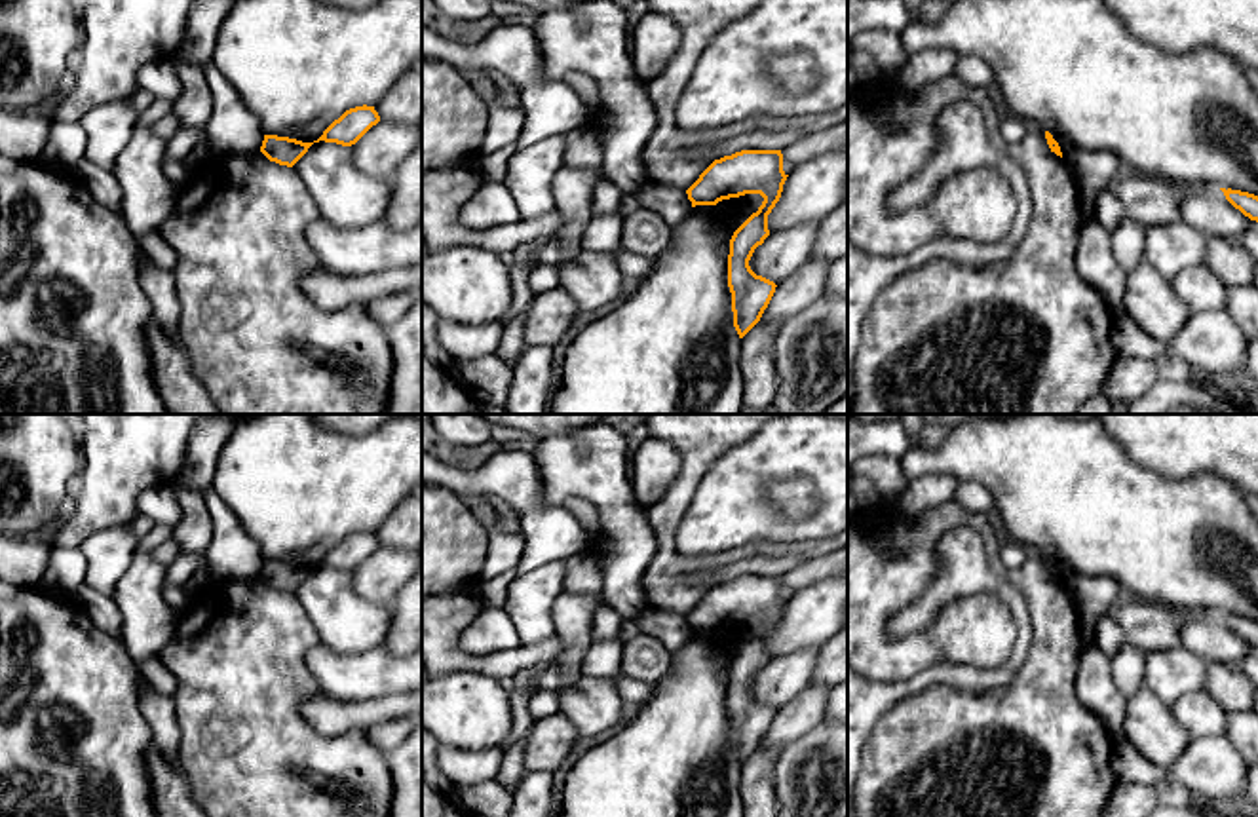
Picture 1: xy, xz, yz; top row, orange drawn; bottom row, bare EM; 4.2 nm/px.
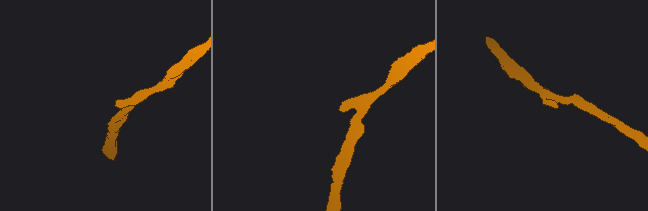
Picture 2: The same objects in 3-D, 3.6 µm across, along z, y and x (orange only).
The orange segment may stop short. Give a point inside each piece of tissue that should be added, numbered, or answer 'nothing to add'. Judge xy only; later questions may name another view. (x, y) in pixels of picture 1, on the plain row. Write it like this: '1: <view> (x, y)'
nothing to add

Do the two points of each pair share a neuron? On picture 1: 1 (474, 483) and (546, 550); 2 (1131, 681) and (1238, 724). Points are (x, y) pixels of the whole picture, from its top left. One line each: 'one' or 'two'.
1: one
2: two

